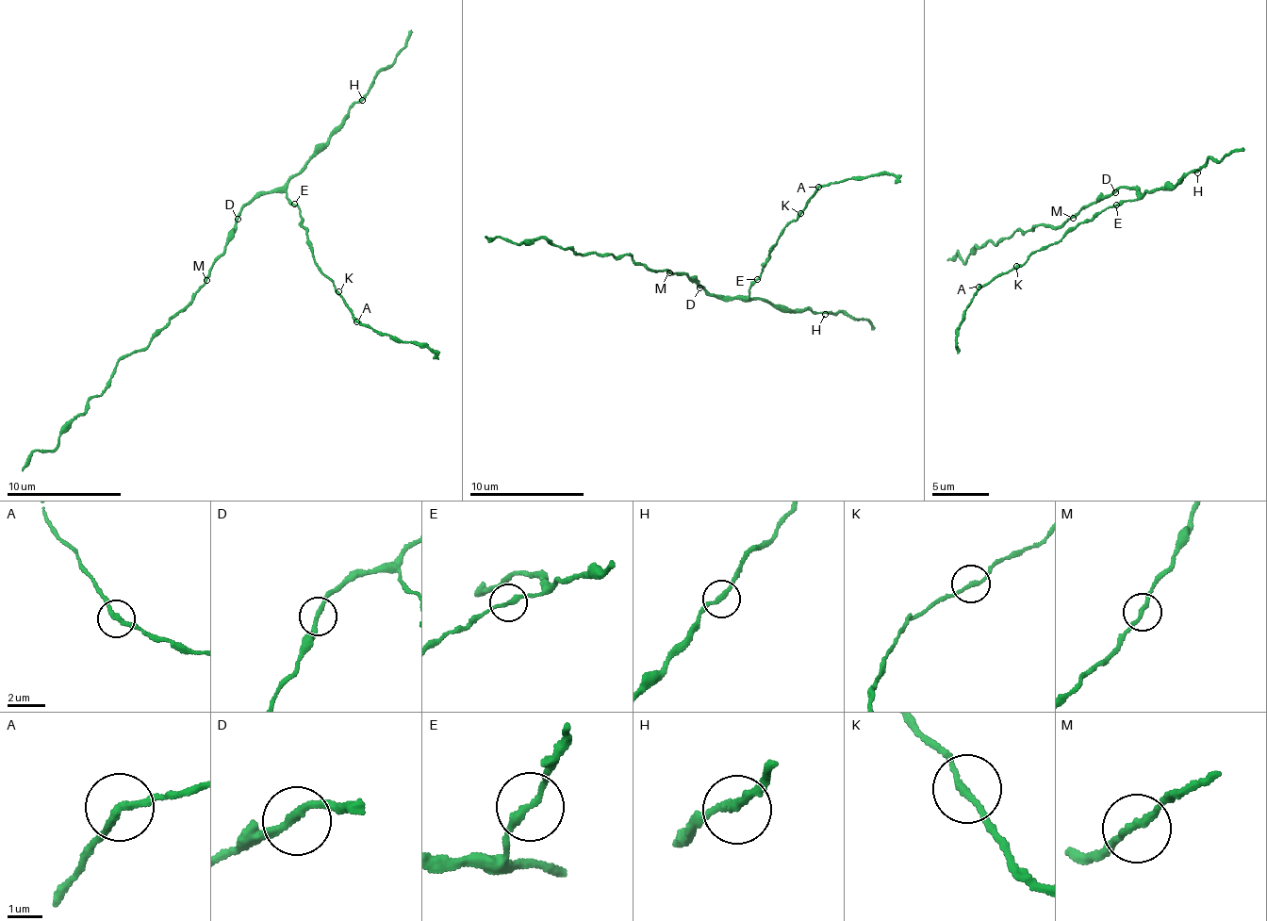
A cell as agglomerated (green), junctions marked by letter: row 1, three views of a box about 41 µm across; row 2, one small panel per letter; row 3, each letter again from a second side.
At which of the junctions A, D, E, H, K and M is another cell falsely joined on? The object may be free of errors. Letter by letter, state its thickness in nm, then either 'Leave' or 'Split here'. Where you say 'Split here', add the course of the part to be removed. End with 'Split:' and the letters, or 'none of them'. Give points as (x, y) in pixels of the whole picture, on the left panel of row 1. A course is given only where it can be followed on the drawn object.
A: Thickness 200 nm. Split here. Course of the part to remove: (355, 321), (387, 337), (419, 341), (439, 360)
D: Thickness 240 nm. Leave
E: Thickness 200 nm. Leave
H: Thickness 200 nm. Leave
K: Thickness 180 nm. Leave
M: Thickness 200 nm. Leave
Split: A

